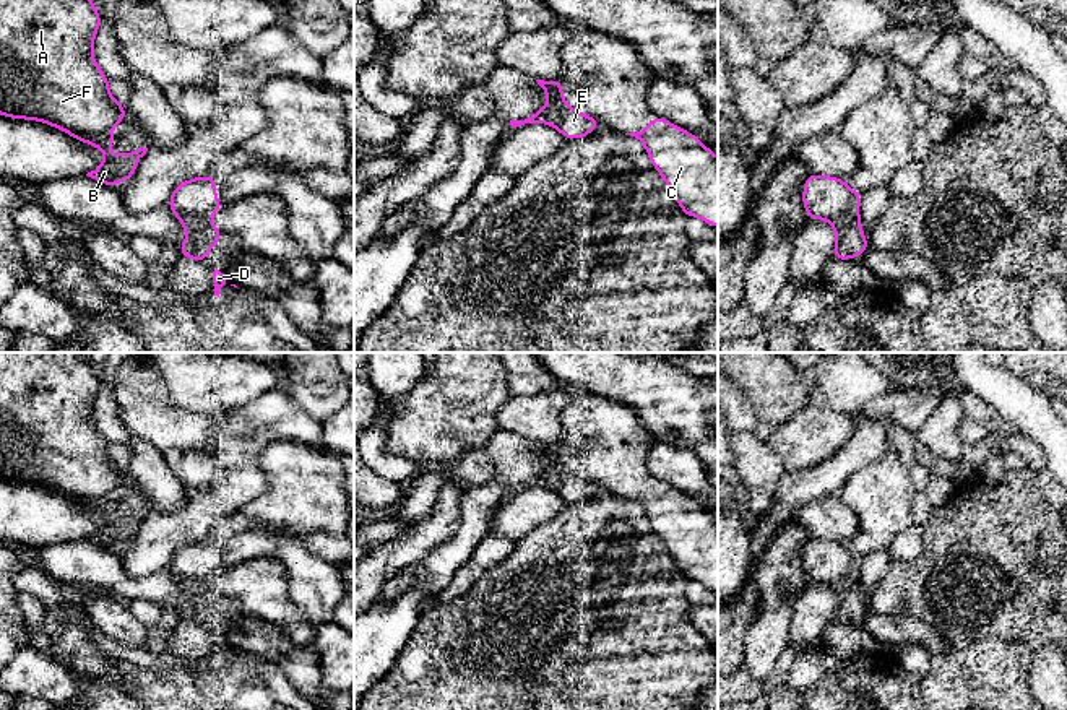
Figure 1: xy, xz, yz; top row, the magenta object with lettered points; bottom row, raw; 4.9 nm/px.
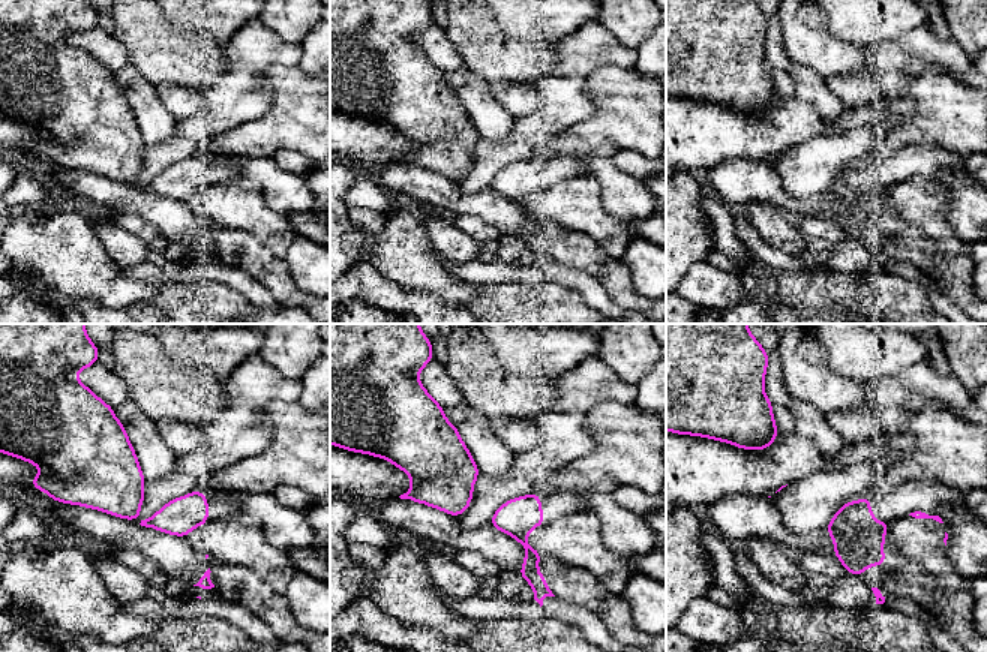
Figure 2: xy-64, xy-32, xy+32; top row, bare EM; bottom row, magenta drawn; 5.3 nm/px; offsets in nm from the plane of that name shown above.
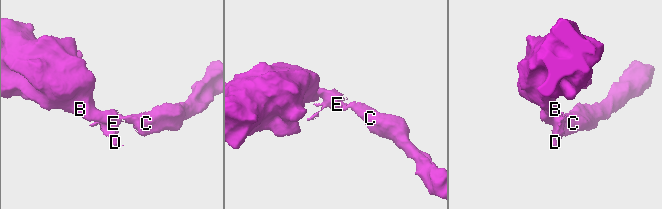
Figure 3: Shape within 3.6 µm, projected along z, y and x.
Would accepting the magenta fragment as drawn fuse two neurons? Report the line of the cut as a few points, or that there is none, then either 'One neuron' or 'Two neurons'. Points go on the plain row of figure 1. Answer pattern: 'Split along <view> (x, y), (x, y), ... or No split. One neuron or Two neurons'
Split along xy (168, 567), (192, 577), (210, 577), (223, 569). Two neurons

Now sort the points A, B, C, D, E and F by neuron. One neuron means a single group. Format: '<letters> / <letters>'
A B F / C D E

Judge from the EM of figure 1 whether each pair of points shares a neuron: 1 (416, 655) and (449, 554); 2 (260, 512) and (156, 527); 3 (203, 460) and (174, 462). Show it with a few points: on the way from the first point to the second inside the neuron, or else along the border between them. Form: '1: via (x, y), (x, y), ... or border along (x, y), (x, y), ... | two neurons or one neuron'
1: border along (424, 601), (418, 624), (410, 637) | two neurons
2: border along (267, 486), (237, 510) | two neurons
3: via (197, 462), (181, 462) | one neuron

